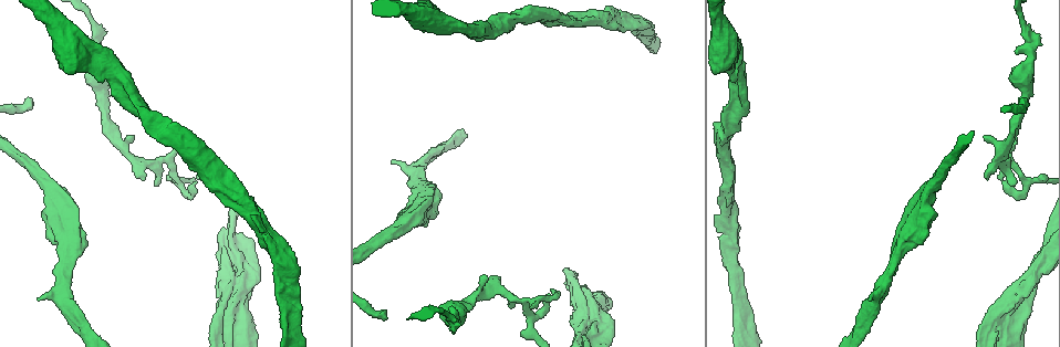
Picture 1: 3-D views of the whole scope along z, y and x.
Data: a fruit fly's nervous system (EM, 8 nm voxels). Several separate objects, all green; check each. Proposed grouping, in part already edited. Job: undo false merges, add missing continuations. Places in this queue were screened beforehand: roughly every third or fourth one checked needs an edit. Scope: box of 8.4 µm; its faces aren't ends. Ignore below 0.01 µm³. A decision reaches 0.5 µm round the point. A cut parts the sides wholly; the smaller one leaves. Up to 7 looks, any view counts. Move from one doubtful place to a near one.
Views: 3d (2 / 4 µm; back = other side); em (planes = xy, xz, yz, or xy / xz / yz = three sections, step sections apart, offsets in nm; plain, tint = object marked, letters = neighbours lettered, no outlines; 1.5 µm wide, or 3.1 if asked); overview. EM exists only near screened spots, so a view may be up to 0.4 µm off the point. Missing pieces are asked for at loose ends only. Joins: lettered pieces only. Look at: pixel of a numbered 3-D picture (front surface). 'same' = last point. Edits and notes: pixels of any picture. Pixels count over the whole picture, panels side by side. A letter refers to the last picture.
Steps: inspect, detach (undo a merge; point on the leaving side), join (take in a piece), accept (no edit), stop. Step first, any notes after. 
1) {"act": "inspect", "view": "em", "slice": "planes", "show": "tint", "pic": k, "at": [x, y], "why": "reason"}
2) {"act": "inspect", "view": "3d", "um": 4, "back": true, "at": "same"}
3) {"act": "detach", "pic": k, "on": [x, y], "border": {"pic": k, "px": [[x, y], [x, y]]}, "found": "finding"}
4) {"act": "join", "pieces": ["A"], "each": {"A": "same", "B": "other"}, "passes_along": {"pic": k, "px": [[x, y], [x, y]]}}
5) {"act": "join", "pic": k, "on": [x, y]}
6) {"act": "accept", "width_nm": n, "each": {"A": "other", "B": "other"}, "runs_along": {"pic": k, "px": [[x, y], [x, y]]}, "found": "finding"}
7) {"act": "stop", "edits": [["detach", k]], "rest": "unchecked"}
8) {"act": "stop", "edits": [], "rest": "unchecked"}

{"act": "inspect", "view": "em", "slice": "xz", "step": 8, "show": "tint", "pic": 1, "at": [456, 25], "why": "sudden change in width"}

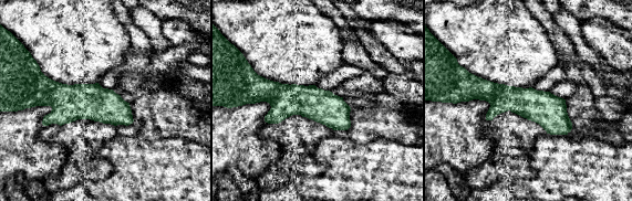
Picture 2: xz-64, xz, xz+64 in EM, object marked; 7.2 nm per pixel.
{"act": "inspect", "view": "em", "slice": "xz", "step": 8, "show": "letters", "at": "same"}

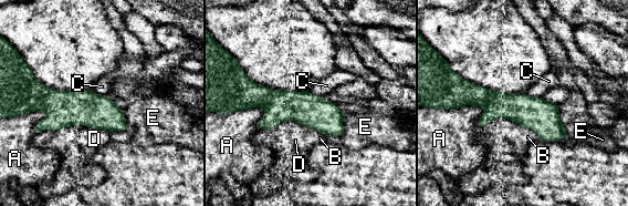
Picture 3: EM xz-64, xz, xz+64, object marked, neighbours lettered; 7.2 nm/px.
{"act": "accept", "each": {"A": "other", "B": "other", "C": "other", "D": "other", "E": "other"}, "border": {"pic": 3, "px": [[424, 105], [478, 105], [483, 112]]}, "found": "continuous, no second cell"}

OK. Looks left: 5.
{"act": "inspect", "view": "em", "slice": "planes", "show": "letters", "pic": 1, "at": [1024, 184], "why": "sharp bend"}

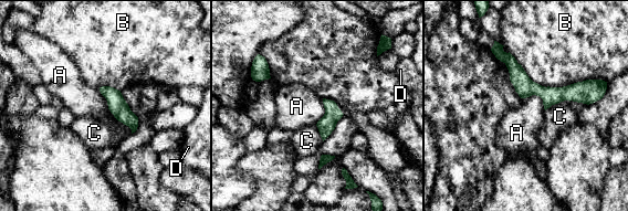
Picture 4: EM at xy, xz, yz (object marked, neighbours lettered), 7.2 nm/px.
{"act": "accept", "each": {"A": "other", "B": "other", "C": "other", "D": "other"}, "found": "continuous, no second cell"}

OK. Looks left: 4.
{"act": "inspect", "view": "em", "slice": "yz", "step": 8, "show": "tint", "pic": 1, "at": [62, 289]}

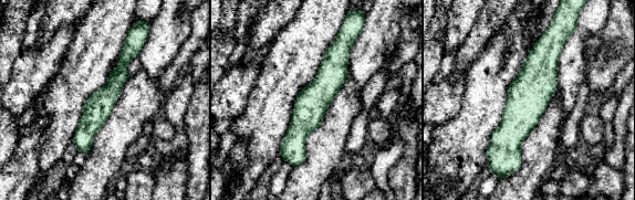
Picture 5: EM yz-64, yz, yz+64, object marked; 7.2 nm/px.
{"act": "inspect", "view": "em", "slice": "planes", "show": "tint", "at": "same", "why": "another direction"}

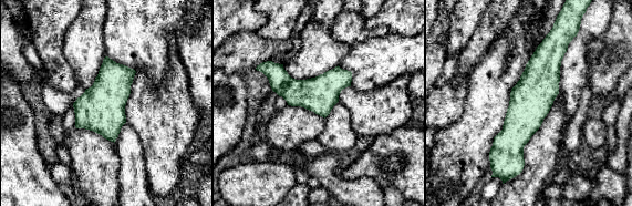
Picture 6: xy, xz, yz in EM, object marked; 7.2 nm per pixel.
{"act": "inspect", "view": "em", "slice": "planes", "show": "letters", "at": "same", "why": "see the neighbours"}

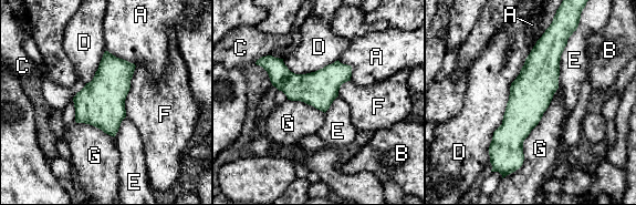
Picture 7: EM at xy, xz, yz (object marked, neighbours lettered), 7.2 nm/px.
{"act": "accept", "each": {"A": "other", "B": "other", "C": "other", "D": "other", "E": "other", "F": "other", "G": "other"}, "border": {"pic": 7, "px": [[572, 33], [561, 55], [558, 86]]}, "found": "one cell here"}

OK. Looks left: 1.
{"act": "stop", "edits": [], "rest": "unchecked"}

